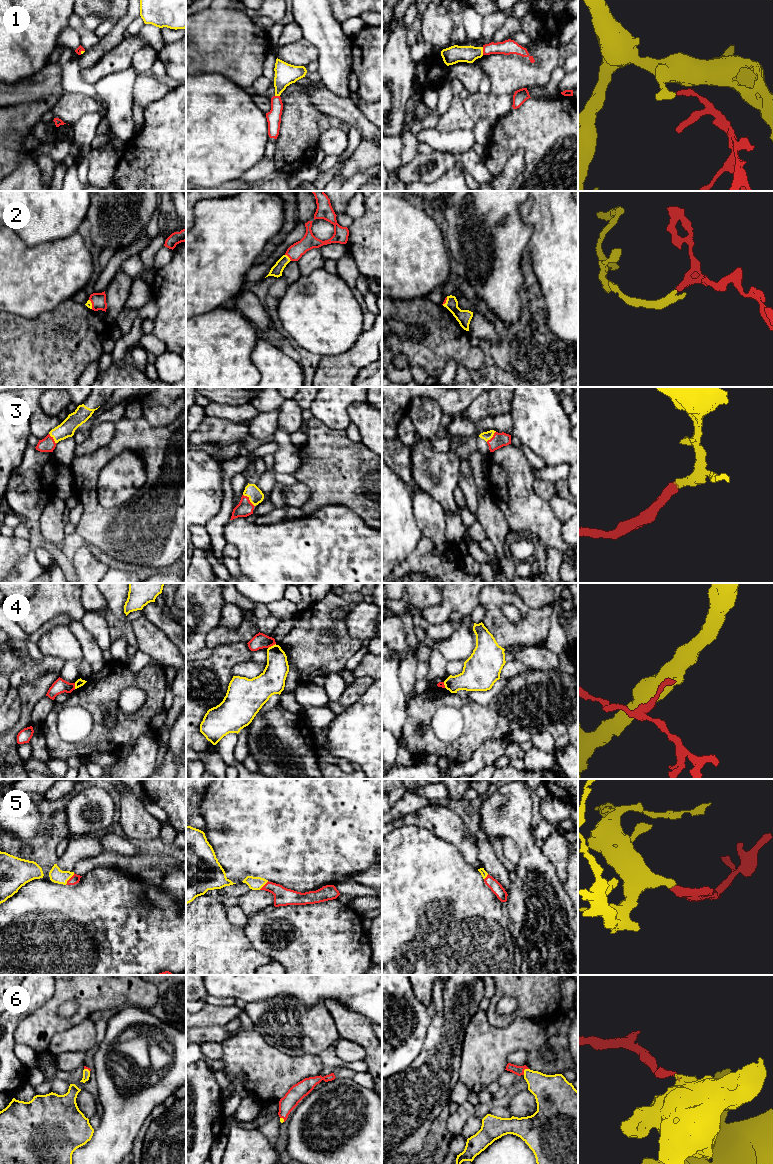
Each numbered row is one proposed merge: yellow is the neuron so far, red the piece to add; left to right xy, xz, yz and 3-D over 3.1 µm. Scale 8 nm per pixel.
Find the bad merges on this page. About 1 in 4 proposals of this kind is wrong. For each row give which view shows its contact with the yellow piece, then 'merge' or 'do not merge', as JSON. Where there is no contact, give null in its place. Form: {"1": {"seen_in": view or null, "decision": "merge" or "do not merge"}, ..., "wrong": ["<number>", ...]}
{"1": {"seen_in": "yz", "decision": "merge"}, "2": {"seen_in": "xz", "decision": "merge"}, "3": {"seen_in": "xz", "decision": "merge"}, "4": {"seen_in": "xz", "decision": "do not merge"}, "5": {"seen_in": "xy", "decision": "merge"}, "6": {"seen_in": "yz", "decision": "merge"}, "wrong": ["4"]}

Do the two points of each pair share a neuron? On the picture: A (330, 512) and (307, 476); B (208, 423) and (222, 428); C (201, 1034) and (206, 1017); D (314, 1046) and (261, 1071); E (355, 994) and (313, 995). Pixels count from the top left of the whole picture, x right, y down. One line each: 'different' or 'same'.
A: different
B: same
C: different
D: different
E: same

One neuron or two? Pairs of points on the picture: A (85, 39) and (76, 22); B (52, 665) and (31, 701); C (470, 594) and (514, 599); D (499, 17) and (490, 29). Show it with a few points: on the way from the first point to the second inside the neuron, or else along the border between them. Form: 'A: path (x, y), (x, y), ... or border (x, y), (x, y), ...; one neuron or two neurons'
A: path (85, 35), (78, 26); one neuron
B: border (58, 673), (41, 672), (34, 679), (27, 682); two neurons
C: border (480, 593), (478, 603); two neurons
D: path (496, 20), (490, 26); one neuron

